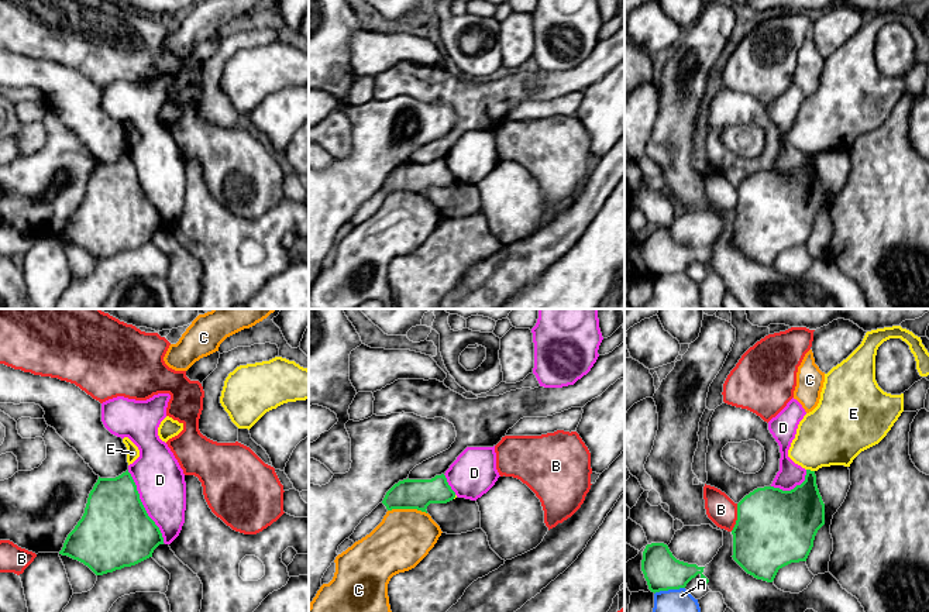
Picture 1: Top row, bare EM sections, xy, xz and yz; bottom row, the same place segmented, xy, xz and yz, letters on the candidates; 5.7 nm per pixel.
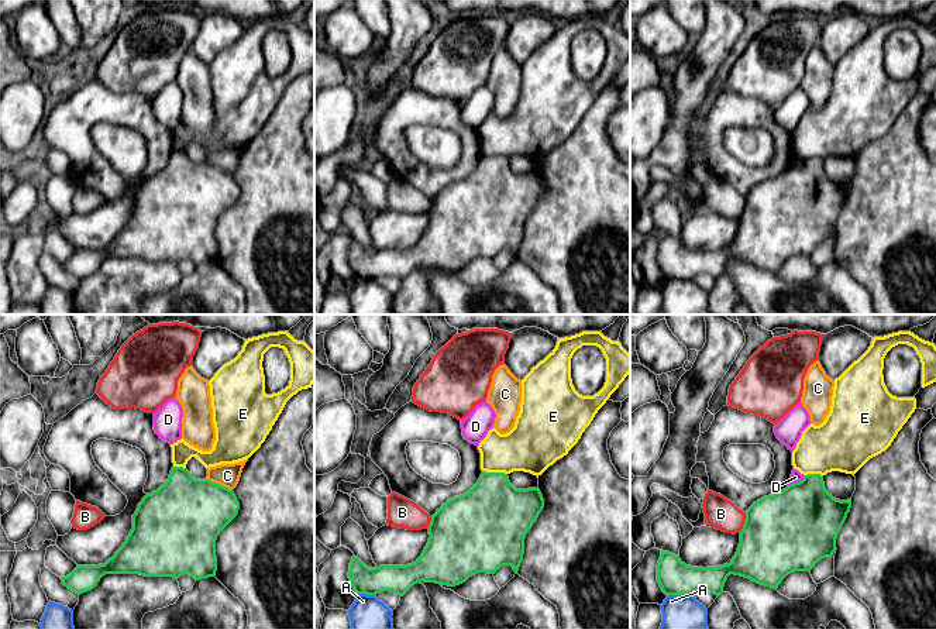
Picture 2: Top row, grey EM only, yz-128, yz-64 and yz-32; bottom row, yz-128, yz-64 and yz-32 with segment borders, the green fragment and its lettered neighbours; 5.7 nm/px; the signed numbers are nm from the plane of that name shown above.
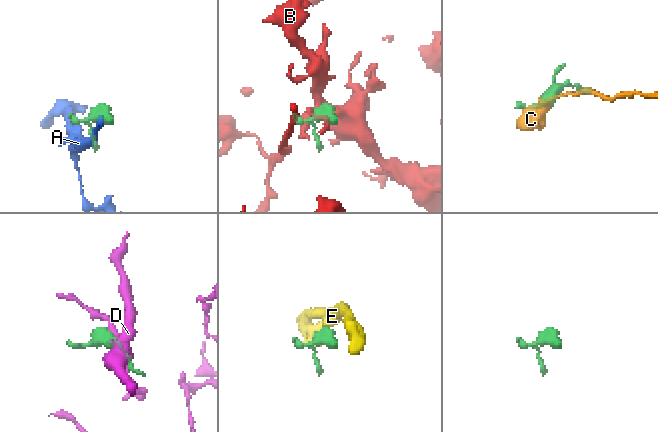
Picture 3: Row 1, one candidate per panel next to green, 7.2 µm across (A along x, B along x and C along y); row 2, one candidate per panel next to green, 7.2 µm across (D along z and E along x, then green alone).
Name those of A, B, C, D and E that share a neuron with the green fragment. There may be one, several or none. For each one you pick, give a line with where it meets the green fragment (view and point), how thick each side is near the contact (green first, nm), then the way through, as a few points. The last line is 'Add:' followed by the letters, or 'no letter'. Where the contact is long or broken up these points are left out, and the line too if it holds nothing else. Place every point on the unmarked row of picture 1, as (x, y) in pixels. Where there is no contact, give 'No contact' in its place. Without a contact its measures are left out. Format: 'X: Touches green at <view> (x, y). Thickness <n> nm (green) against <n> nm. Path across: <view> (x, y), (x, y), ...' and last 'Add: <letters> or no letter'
Add: no letter

